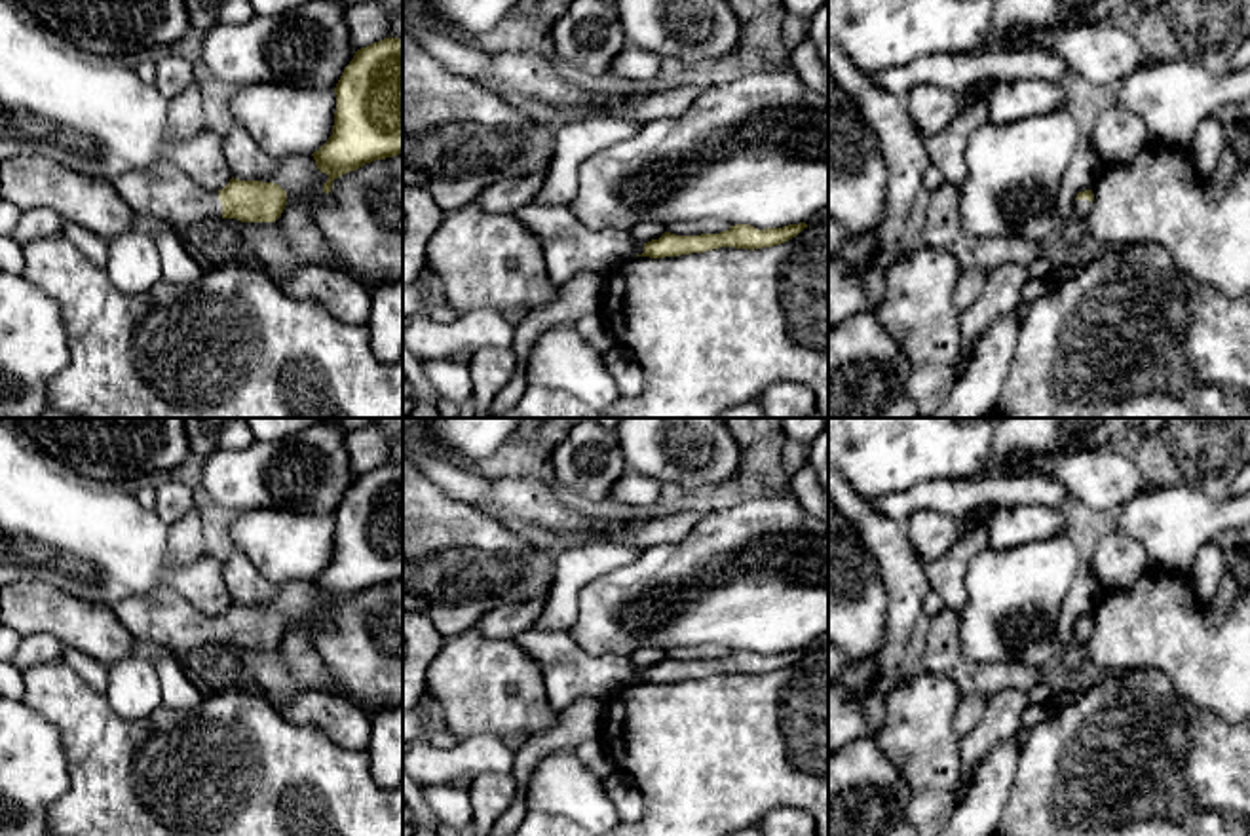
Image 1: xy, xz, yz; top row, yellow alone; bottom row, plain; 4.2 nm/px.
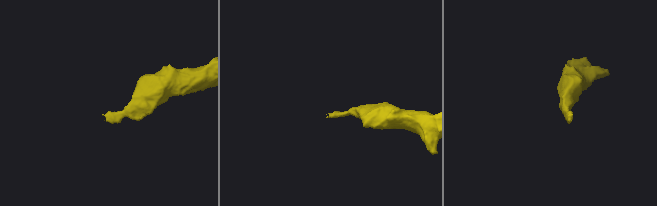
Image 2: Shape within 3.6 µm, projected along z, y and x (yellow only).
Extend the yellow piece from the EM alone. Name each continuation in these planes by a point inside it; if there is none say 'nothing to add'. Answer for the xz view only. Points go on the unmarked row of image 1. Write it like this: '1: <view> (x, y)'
nothing to add

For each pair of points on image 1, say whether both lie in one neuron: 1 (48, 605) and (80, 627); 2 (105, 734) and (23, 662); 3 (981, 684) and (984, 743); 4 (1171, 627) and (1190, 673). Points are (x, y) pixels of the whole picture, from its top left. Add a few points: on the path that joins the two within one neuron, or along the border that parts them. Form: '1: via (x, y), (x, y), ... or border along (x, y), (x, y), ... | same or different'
1: via (56, 612), (73, 622) | same
2: border along (59, 660), (37, 664), (23, 671) | different
3: border along (1024, 688), (1002, 688), (988, 698) | different
4: via (1182, 639), (1190, 646), (1190, 662) | same

